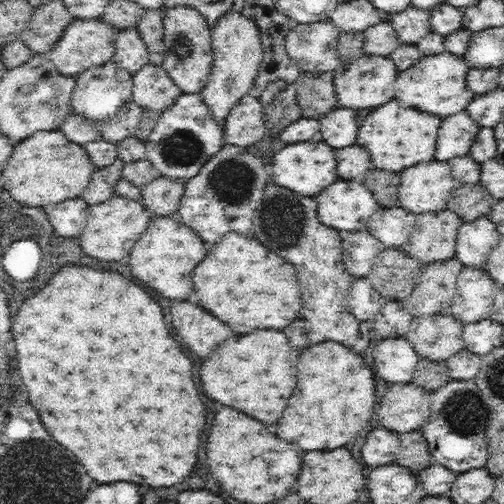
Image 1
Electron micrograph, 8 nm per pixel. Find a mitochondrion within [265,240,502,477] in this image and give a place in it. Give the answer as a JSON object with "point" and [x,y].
{"point":[461,412]}

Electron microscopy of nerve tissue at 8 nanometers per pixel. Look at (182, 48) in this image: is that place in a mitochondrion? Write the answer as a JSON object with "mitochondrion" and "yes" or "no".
{"mitochondrion":"yes"}

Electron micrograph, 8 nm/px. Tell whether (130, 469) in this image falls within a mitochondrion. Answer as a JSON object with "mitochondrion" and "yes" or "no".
{"mitochondrion":"no"}

